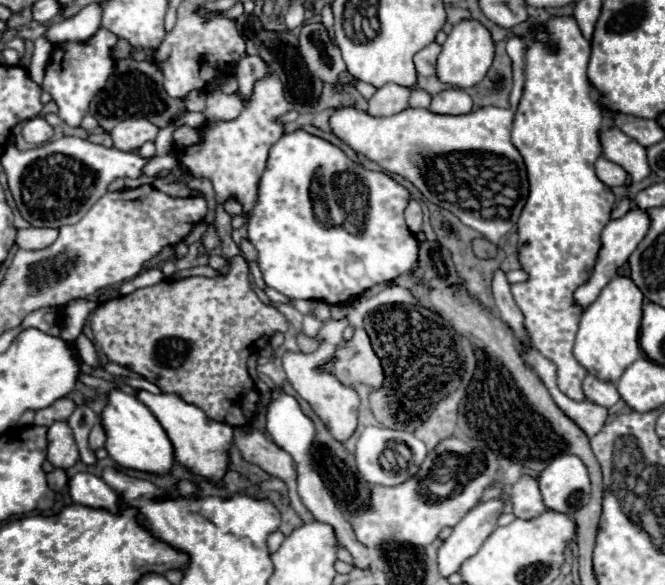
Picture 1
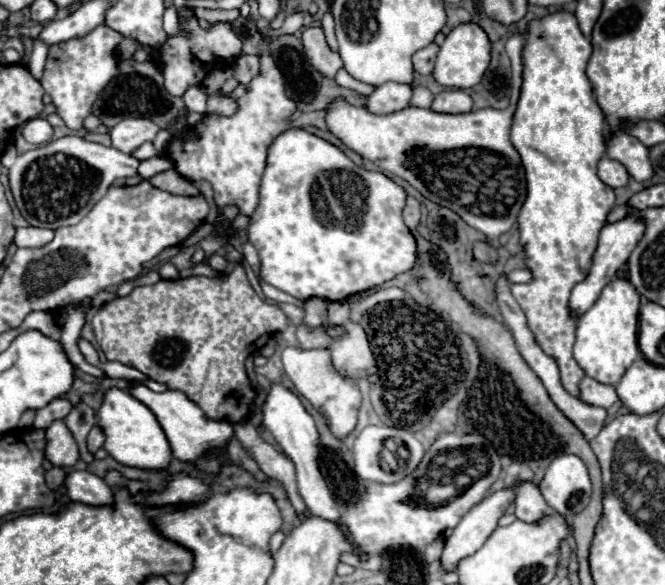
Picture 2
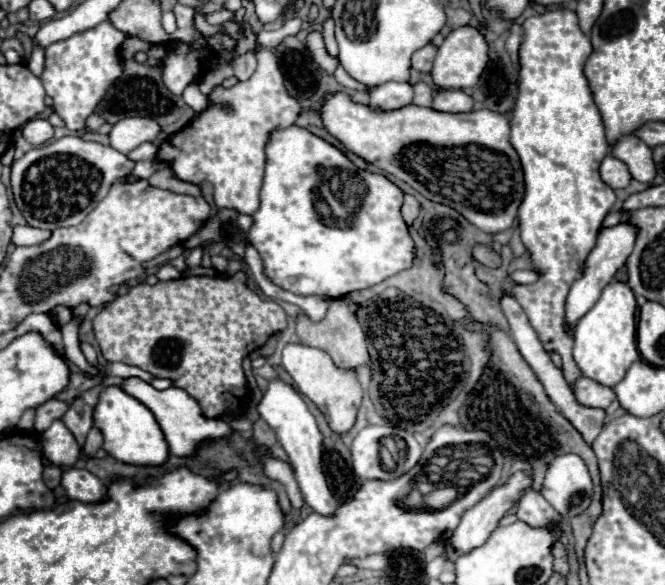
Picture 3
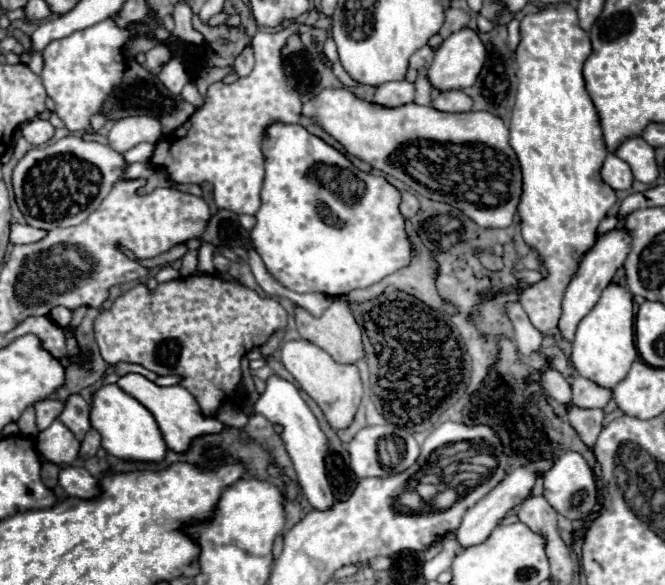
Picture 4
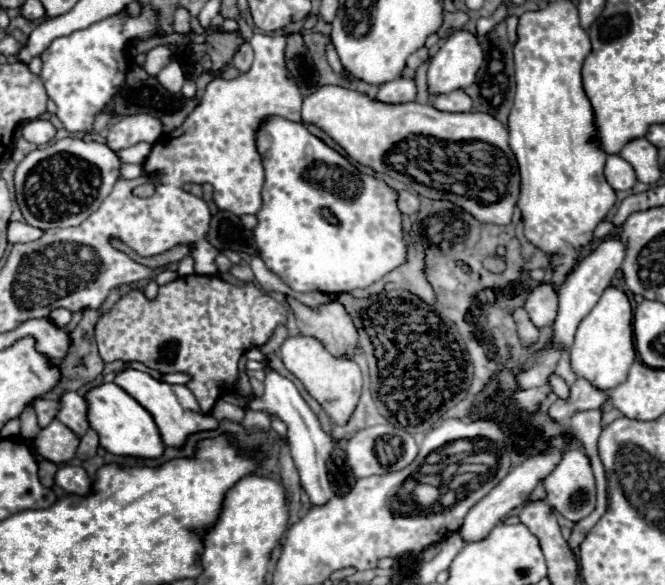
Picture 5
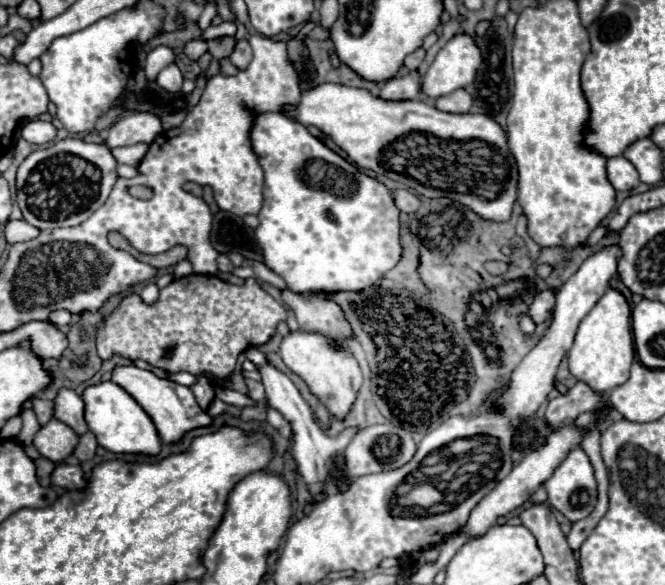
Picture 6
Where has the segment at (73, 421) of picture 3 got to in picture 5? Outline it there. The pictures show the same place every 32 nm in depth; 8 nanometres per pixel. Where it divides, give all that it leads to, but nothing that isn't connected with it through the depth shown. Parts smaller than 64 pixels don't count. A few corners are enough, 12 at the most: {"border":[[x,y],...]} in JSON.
{"border":[[76,392],[60,398],[58,420],[82,438],[88,404]]}

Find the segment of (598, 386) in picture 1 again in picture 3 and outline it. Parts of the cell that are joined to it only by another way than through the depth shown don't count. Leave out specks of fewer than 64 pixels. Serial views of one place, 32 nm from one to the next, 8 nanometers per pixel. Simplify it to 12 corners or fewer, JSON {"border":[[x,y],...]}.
{"border":[[584,376],[574,396],[580,404],[608,408],[616,400],[610,386]]}

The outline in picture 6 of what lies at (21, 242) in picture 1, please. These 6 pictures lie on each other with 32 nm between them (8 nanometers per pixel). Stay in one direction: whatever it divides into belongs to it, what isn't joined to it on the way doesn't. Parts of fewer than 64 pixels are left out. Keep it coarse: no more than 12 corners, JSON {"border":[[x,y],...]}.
{"border":[[24,220],[6,224],[8,244],[34,240],[40,230]]}

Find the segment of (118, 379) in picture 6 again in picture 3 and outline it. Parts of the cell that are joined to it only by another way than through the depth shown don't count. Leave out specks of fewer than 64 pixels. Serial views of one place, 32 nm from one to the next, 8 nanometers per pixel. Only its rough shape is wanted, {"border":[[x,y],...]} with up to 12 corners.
{"border":[[124,380],[130,396],[156,416],[170,452],[192,458],[202,442],[232,432],[206,418],[180,388],[158,392]]}

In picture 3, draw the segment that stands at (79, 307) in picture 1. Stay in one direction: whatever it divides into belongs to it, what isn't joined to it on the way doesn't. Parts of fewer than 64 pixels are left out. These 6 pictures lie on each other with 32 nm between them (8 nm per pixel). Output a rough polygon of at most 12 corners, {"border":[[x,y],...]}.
{"border":[[72,316],[60,328],[64,356],[74,368],[96,376],[100,370],[86,362],[80,340],[82,320]]}

